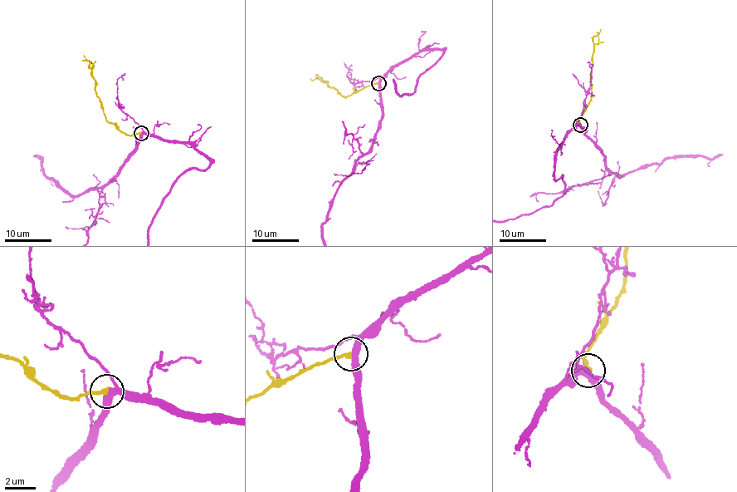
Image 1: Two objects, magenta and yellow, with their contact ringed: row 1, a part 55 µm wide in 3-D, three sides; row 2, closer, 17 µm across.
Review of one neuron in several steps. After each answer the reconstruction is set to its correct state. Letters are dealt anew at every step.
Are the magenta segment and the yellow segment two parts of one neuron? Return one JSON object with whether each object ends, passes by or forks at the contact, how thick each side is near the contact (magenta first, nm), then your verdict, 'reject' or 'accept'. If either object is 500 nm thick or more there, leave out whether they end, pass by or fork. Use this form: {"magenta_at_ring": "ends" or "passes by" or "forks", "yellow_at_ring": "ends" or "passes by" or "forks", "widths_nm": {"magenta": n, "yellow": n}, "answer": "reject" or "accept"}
{"magenta_at_ring": "passes by", "yellow_at_ring": "ends", "widths_nm": {"magenta": 360, "yellow": 280}, "answer": "reject"}

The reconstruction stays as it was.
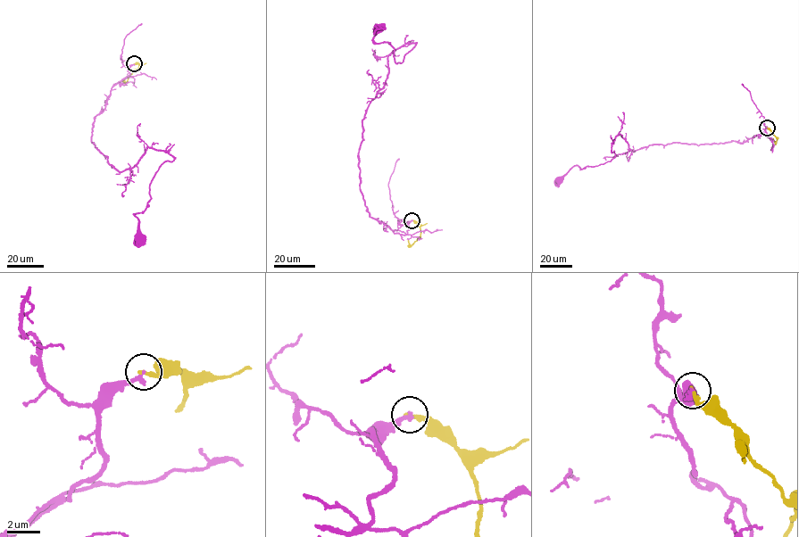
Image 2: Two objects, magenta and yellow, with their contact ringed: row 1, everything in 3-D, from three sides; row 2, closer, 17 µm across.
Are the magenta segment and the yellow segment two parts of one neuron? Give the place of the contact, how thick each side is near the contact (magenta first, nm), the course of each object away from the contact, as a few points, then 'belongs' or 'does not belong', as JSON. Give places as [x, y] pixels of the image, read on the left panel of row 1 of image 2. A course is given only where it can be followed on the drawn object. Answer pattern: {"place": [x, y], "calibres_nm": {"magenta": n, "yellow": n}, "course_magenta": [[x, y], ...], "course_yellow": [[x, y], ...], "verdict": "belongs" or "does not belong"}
{"place": [134, 63], "calibres_nm": {"magenta": 260, "yellow": 280}, "course_magenta": [[134, 63], [94, 118], [91, 141], [120, 171], [148, 147], [174, 158], [133, 214], [140, 238]], "course_yellow": [[134, 63], [138, 63], [138, 68], [126, 81], [124, 78]], "verdict": "does not belong"}

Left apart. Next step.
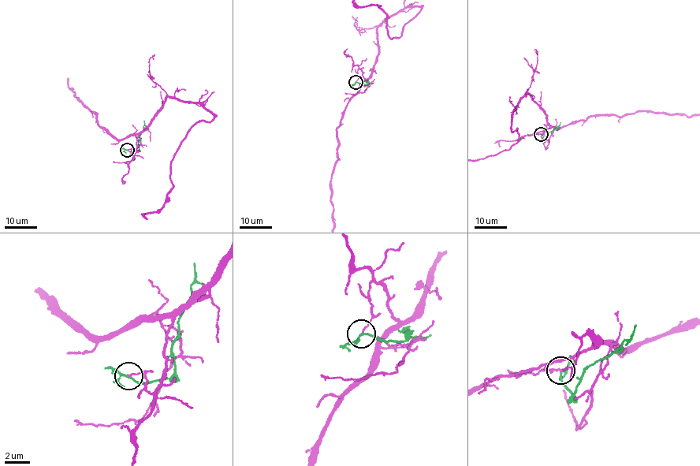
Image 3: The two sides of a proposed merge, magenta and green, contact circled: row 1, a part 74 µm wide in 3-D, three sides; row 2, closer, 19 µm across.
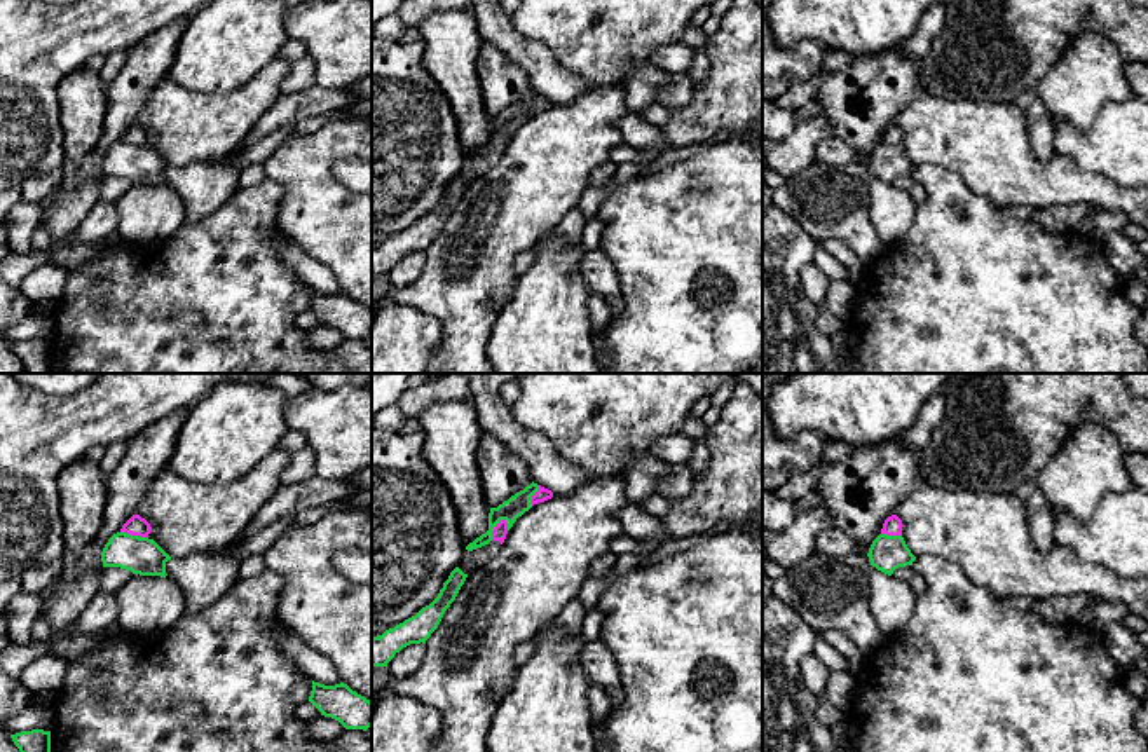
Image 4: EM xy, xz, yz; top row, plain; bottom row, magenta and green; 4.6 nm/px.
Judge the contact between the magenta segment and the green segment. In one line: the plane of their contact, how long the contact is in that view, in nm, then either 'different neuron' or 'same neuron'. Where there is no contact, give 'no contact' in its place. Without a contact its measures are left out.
xz | 120 nm | different neuron

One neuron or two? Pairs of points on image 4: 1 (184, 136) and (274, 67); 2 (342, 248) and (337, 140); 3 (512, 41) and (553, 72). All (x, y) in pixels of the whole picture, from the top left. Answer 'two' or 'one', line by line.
1: one
2: one
3: one

